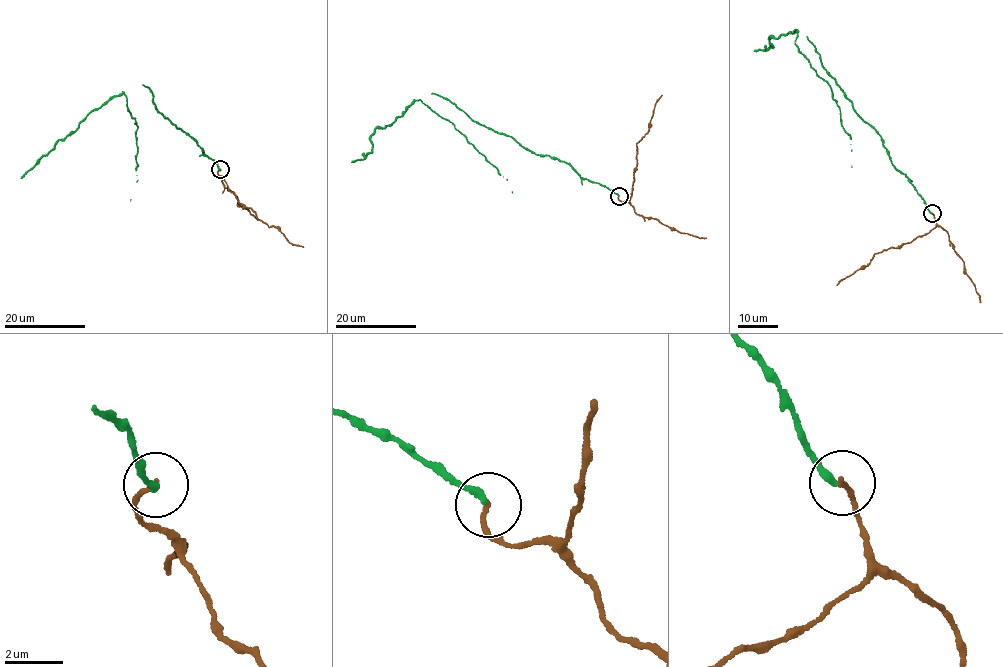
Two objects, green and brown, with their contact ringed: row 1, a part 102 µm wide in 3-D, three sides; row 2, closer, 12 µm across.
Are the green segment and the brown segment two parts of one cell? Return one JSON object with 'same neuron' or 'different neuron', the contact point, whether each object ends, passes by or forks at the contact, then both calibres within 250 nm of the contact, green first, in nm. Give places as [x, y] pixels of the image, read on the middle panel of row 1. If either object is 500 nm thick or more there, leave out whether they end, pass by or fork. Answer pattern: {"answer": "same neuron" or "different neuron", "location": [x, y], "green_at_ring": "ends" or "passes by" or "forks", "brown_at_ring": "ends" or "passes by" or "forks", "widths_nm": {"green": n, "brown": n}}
{"answer": "same neuron", "location": [619, 196], "green_at_ring": "ends", "brown_at_ring": "ends", "widths_nm": {"green": 240, "brown": 170}}

